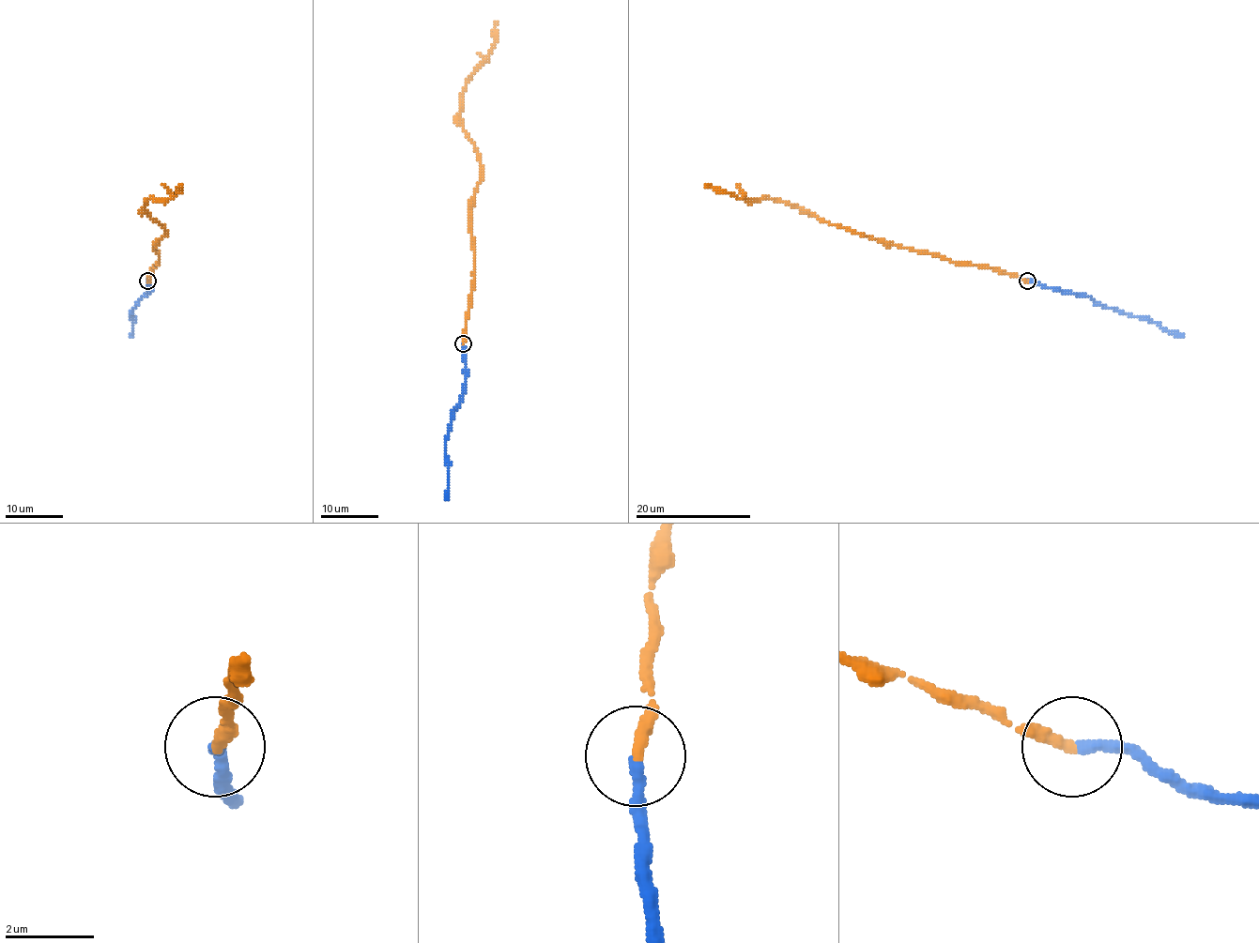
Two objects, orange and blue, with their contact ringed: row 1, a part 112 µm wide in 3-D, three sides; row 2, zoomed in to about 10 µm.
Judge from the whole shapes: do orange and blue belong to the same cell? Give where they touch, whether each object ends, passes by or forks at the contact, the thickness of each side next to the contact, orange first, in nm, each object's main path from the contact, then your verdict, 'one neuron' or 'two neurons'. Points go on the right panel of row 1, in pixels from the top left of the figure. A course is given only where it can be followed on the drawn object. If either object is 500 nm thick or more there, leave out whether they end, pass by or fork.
at (1027, 281); orange ends there; blue ends there; 280 nm thick on the orange side, 240 nm on the other; orange runs (1027, 281), (1005, 271), (950, 263), (928, 252), (884, 244), (783, 202), (742, 199), (704, 183); blue runs (1027, 281), (1087, 296), (1106, 307), (1148, 317), (1184, 338); one neuron

